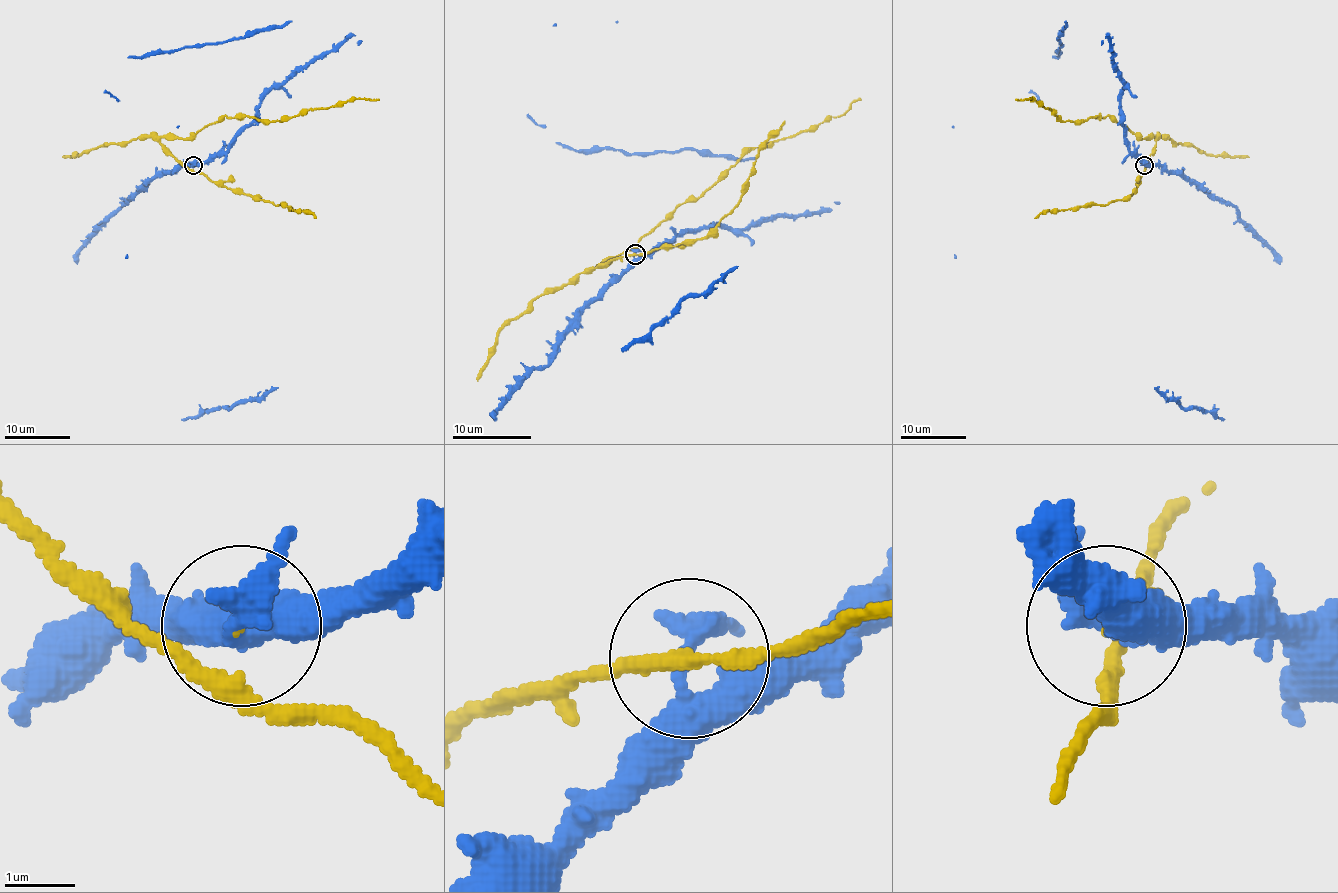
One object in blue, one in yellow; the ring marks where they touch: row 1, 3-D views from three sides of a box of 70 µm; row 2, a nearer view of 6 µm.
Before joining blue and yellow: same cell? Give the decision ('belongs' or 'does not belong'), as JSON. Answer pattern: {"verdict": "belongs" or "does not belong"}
{"verdict": "belongs"}

